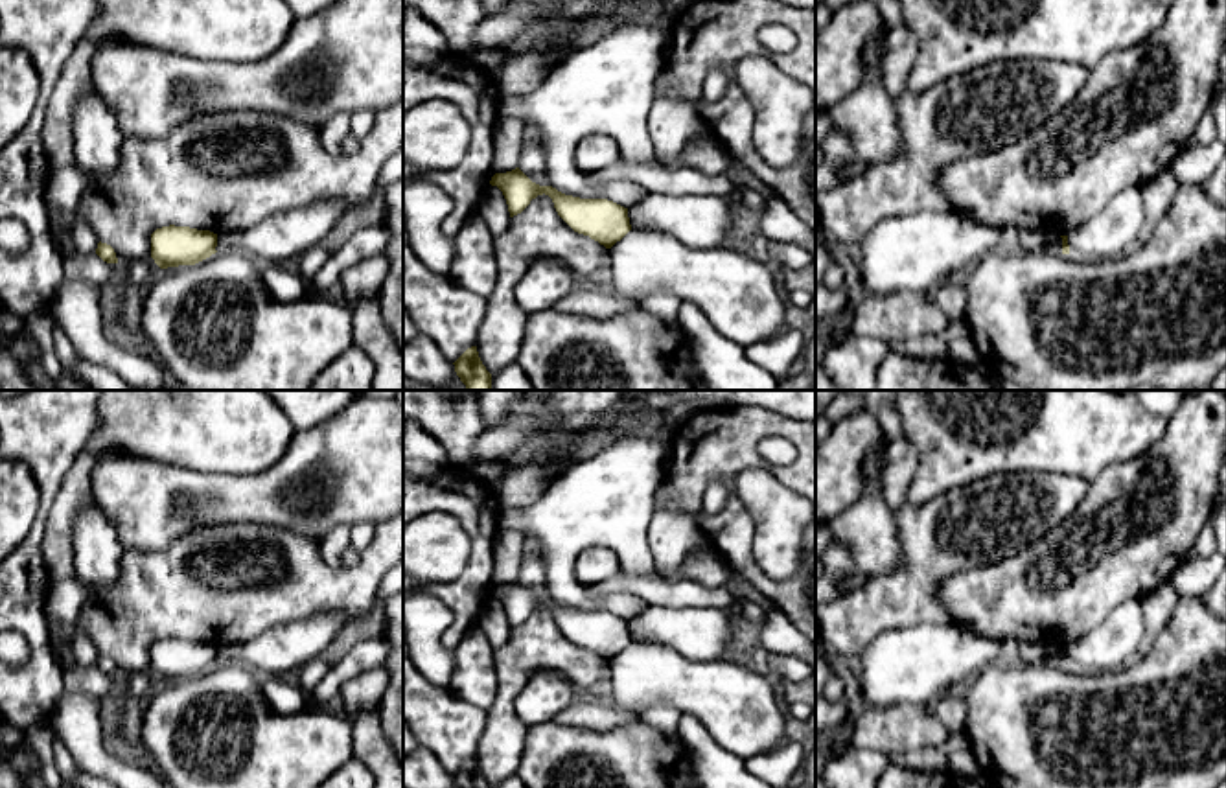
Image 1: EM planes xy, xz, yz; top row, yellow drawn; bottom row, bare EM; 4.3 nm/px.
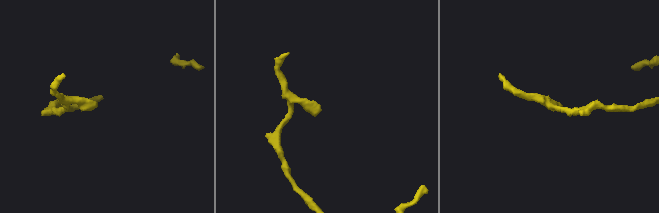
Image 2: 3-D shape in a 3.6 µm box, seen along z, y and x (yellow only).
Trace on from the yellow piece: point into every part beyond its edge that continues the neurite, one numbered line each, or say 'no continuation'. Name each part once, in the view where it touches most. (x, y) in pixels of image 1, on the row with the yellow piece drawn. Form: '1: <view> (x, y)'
no continuation

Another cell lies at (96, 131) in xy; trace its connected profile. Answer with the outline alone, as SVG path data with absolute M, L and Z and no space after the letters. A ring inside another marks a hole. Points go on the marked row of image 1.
M88 85L74 109L75 164L88 175L114 173L123 138L116 116Z

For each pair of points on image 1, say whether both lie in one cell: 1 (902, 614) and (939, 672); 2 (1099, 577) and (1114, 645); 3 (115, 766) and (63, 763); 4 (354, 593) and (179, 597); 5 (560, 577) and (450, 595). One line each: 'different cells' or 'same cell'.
1: different cells
2: different cells
3: different cells
4: same cell
5: different cells

